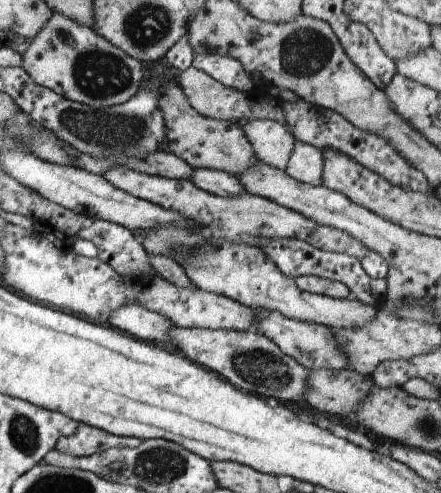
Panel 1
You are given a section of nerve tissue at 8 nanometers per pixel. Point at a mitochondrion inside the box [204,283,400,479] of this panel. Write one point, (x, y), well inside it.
(259, 367)

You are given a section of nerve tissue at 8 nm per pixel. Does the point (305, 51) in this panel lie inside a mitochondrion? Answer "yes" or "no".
yes

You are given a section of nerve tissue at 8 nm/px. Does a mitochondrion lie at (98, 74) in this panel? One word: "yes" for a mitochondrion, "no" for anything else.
yes

